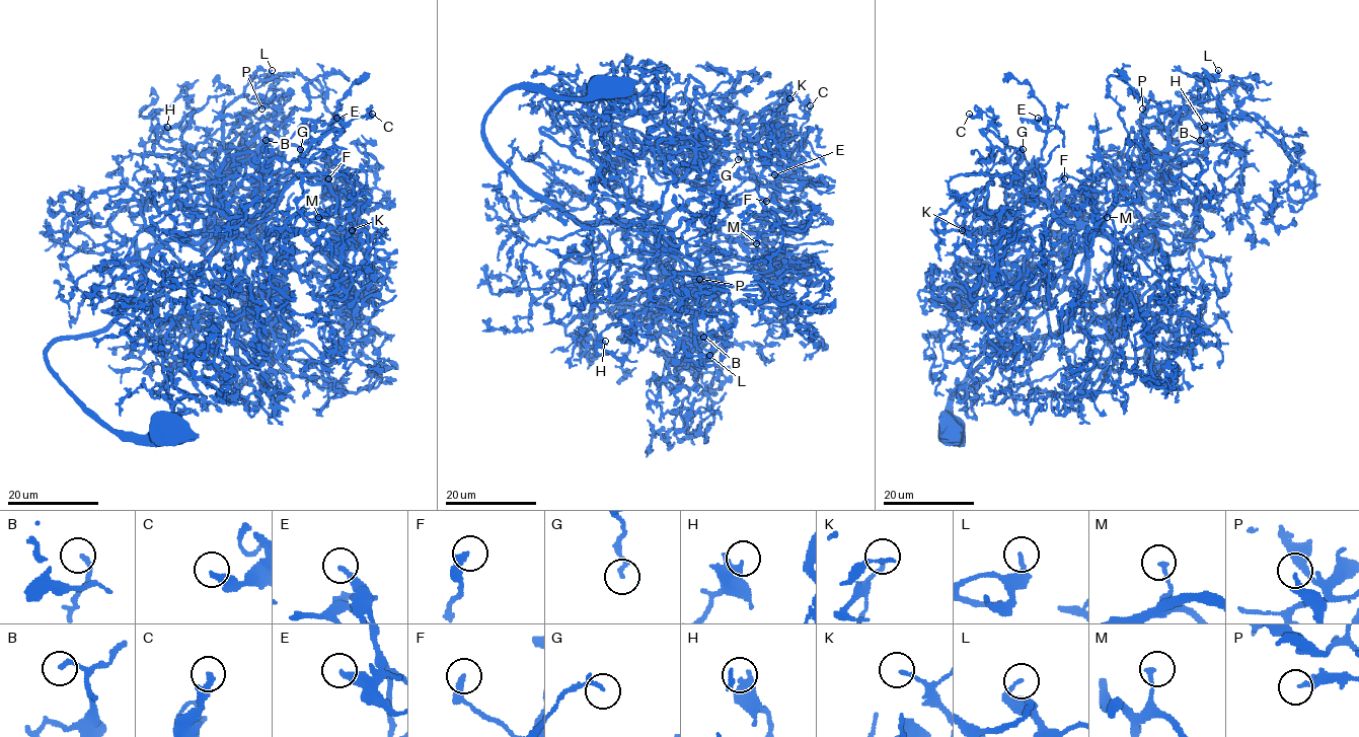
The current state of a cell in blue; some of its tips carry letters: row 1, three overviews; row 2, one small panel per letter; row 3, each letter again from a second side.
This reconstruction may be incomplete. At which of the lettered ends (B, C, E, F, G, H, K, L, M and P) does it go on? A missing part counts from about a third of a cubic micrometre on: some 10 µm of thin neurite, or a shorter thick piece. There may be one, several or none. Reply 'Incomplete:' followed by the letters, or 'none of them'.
Incomplete: none of them

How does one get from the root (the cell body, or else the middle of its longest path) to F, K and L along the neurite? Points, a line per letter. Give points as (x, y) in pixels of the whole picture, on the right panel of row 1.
F: (951, 436), (963, 435), (952, 395), (1078, 304), (1084, 241), (1125, 190), (1105, 169), (1076, 190), (1064, 178)
K: (951, 436), (952, 395), (1053, 335), (1084, 286), (1087, 227), (1057, 216), (1028, 285), (972, 299), (962, 230)
L: (951, 436), (963, 435), (952, 395), (995, 352), (1053, 335), (1078, 304), (1084, 241), (1218, 70)

